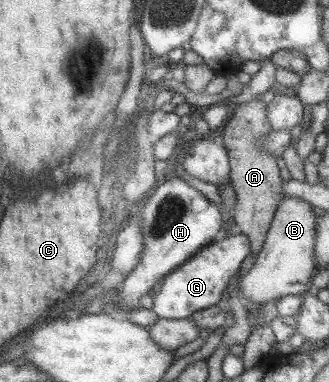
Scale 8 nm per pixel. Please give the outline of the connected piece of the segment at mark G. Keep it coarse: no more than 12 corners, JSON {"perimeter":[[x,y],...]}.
{"perimeter":[[237,232],[162,277],[151,311],[186,319],[215,306],[249,255]]}

